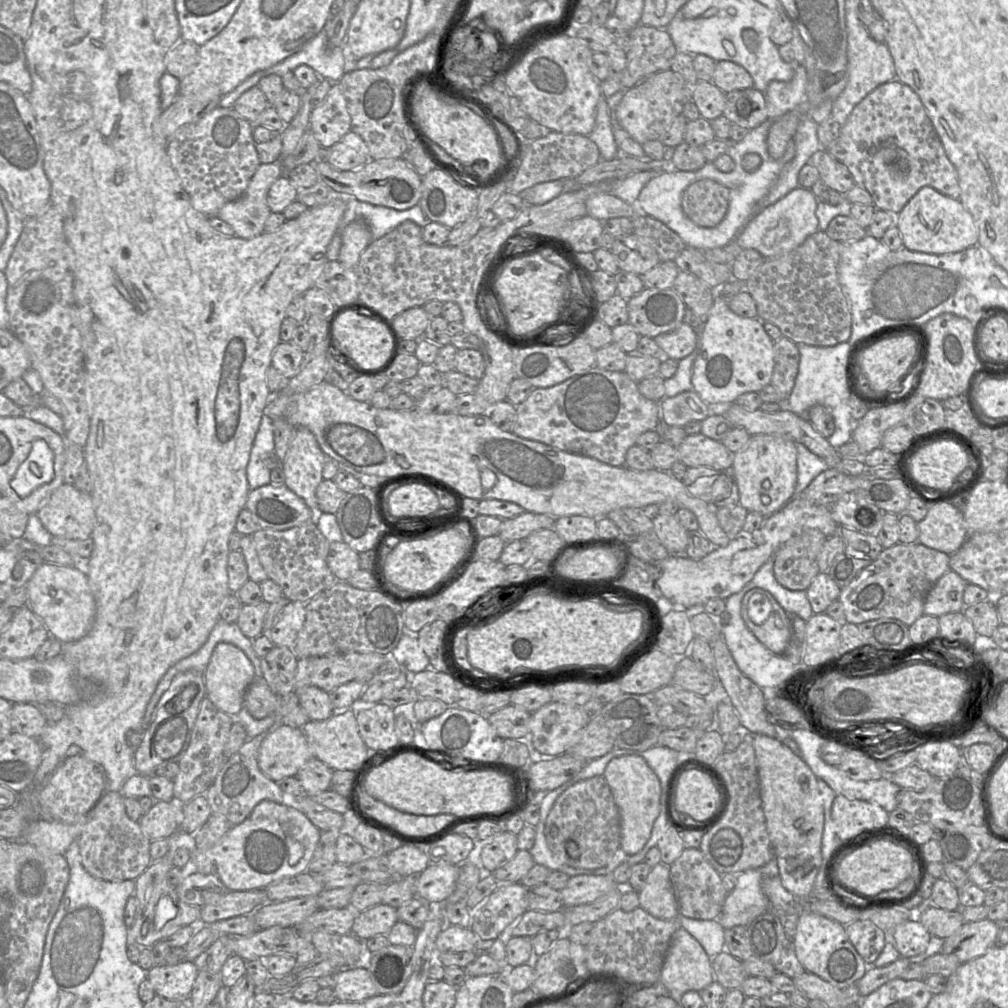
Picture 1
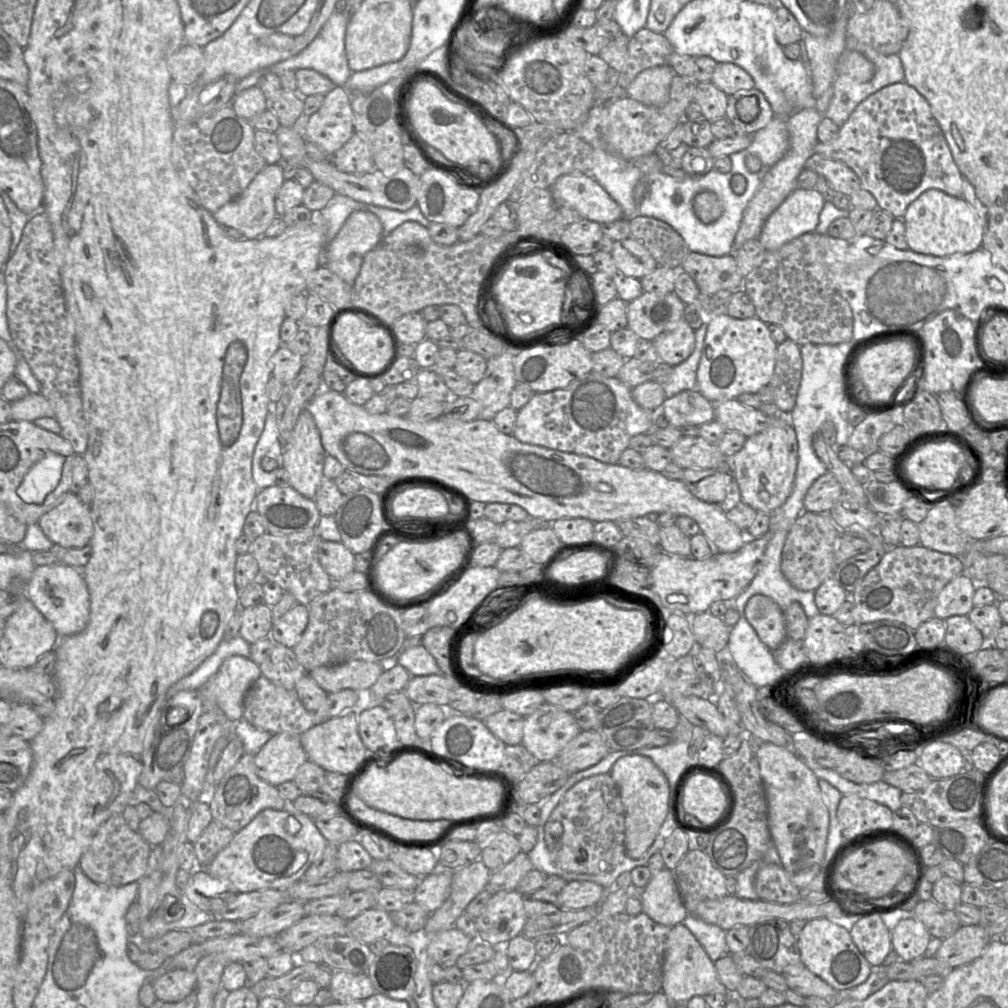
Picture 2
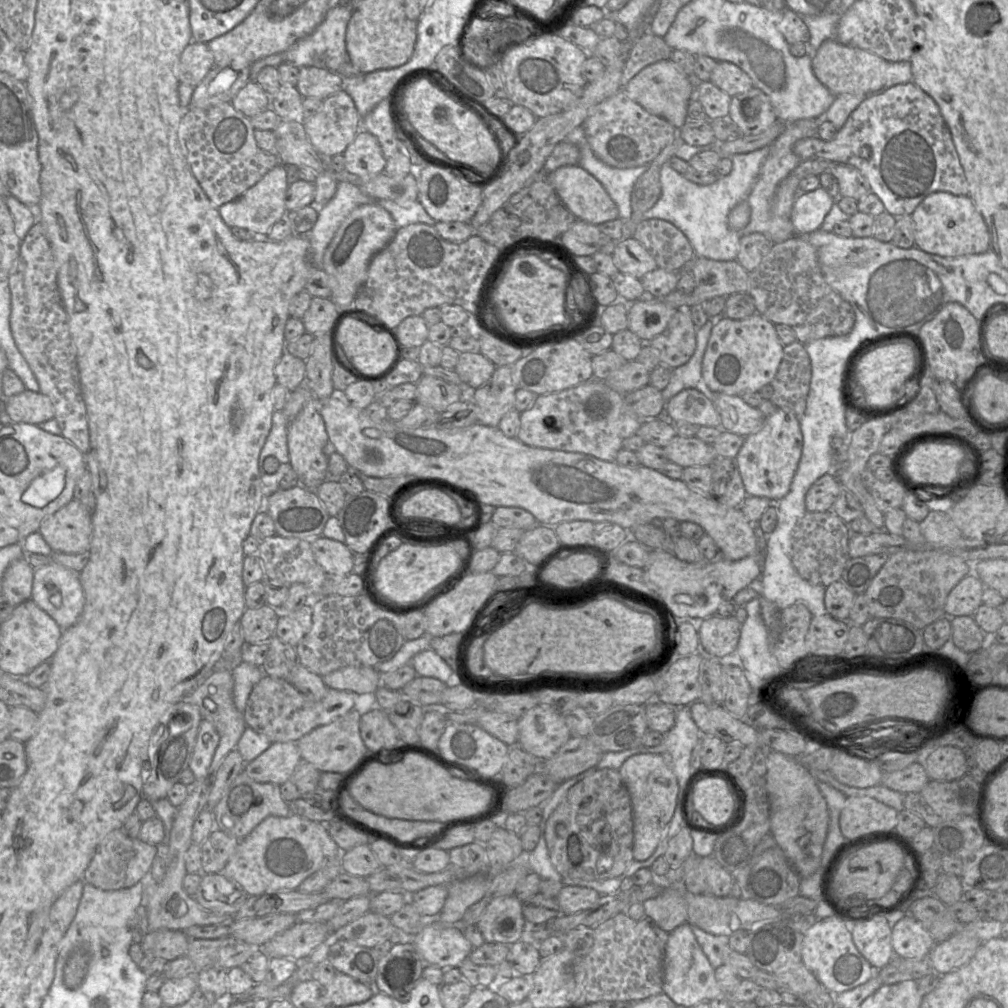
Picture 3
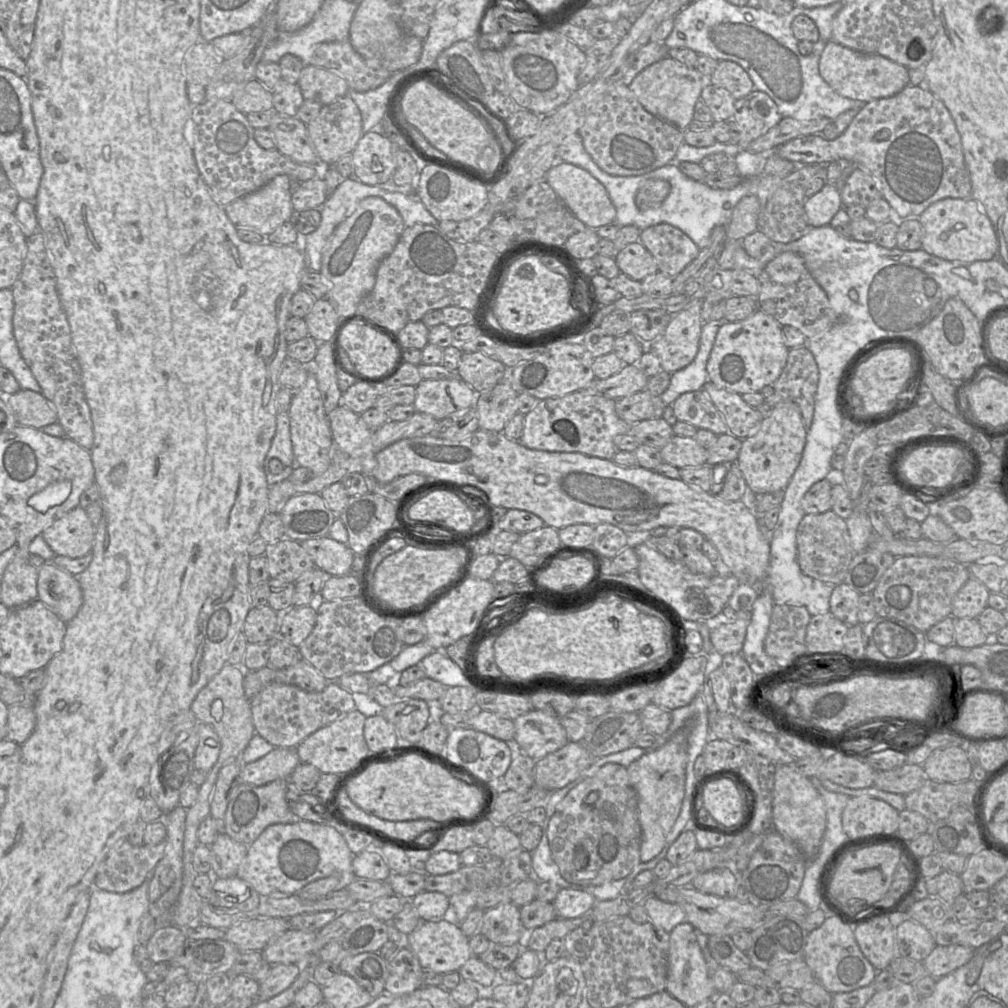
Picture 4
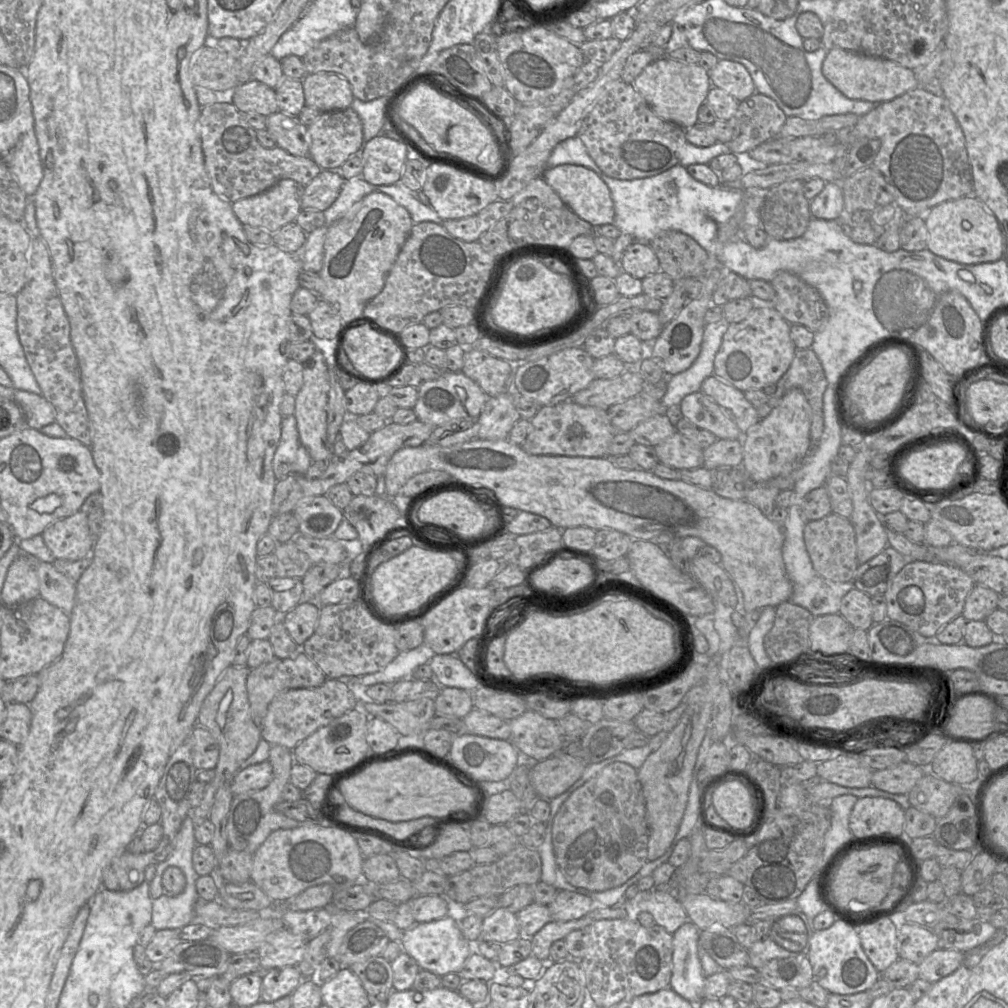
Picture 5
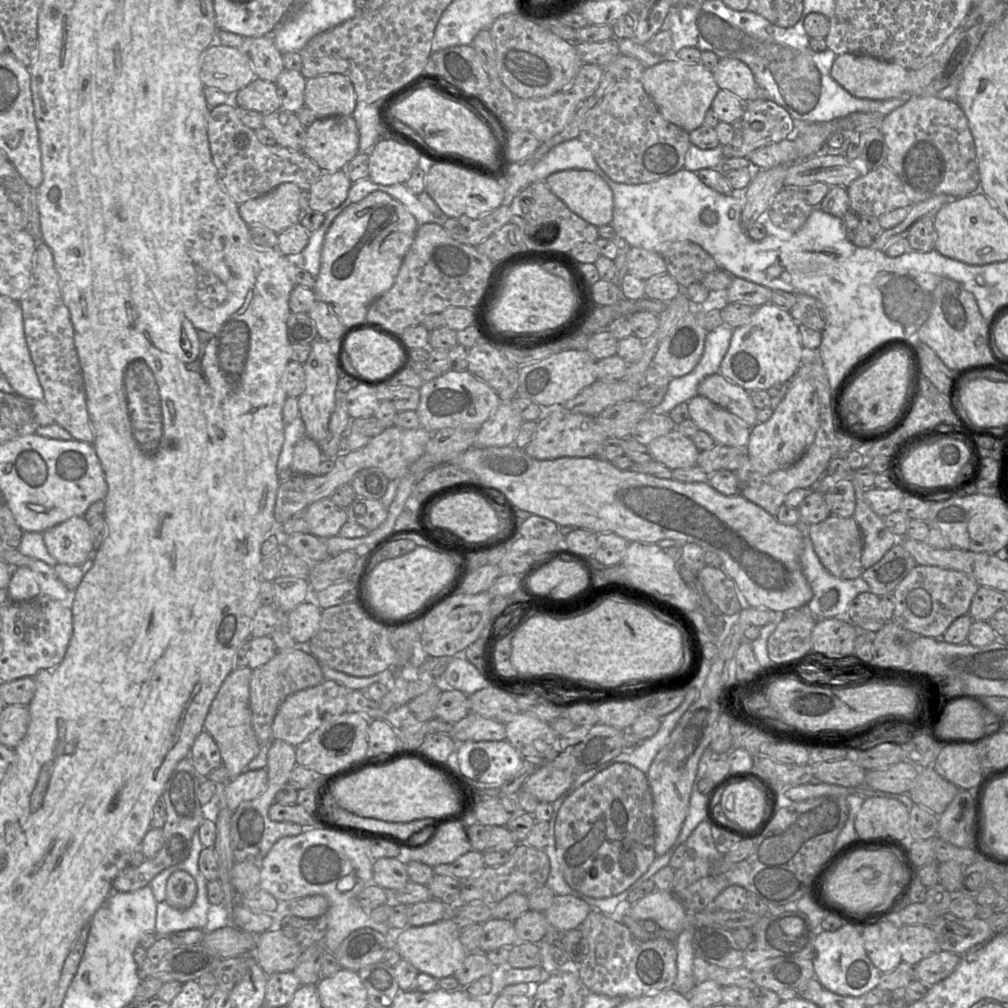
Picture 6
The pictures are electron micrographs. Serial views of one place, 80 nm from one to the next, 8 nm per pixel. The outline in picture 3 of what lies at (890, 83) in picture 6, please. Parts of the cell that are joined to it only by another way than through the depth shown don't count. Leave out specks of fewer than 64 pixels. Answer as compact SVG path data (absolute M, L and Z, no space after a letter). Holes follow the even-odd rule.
M835 39L821 44L812 59L812 69L818 80L834 95L878 94L884 91L885 72L889 61L866 50L845 46Z

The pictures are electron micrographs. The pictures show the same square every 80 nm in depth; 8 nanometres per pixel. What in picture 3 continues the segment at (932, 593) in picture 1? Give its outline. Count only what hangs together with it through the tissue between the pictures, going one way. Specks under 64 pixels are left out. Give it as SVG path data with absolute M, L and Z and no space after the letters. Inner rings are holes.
M974 573L965 576L947 596L946 616L973 616L982 604L984 588L984 583Z

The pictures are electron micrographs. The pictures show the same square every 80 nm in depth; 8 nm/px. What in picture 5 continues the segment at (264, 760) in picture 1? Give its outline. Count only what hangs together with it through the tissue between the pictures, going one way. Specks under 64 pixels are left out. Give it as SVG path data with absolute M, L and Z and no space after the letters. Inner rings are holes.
M268 760L240 768L232 779L231 792L235 796L261 790L270 784L272 777L273 768Z

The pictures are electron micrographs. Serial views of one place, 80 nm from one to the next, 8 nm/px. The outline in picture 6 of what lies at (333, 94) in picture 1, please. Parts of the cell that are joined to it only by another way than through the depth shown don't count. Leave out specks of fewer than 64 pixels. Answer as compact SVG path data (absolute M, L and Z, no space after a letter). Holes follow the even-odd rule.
M353 115L317 118L306 128L303 153L323 172L343 170L360 152L359 130Z

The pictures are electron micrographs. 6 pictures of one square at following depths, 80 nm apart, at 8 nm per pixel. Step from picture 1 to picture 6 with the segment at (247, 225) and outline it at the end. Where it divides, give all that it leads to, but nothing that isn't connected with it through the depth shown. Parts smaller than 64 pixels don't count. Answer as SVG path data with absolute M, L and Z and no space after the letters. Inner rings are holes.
M282 183L269 193L238 206L247 225L262 225L276 234L300 221L301 189L294 183Z

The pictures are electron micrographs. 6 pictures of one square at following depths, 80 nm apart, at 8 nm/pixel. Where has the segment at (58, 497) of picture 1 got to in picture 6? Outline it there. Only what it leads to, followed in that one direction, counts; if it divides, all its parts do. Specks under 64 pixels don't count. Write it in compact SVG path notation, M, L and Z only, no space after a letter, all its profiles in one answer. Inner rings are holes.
M74 516L43 533L49 554L58 563L80 565L94 553L90 524L84 516Z

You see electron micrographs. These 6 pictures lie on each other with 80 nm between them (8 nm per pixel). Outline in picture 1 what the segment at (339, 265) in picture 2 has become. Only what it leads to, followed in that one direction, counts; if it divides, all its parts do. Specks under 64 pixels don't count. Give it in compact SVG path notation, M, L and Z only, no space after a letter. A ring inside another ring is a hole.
M363 219L350 223L342 232L339 260L347 267L356 268L361 254L373 241L371 231Z

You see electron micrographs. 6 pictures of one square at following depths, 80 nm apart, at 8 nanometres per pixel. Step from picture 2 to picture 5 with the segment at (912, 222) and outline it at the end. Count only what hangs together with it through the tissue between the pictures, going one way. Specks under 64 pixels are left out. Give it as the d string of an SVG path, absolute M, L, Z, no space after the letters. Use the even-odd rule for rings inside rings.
M975 195L942 202L925 215L927 248L932 253L961 264L996 262L1004 258L1005 237L995 215Z

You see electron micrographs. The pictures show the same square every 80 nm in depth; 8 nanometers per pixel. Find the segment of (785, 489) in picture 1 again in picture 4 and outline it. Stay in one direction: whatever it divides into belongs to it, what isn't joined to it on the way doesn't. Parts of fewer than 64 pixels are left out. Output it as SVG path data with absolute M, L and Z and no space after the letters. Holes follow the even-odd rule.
M794 402L775 405L772 413L763 418L757 429L742 440L736 463L743 473L749 493L784 491L800 463L806 436L807 429L799 406Z

